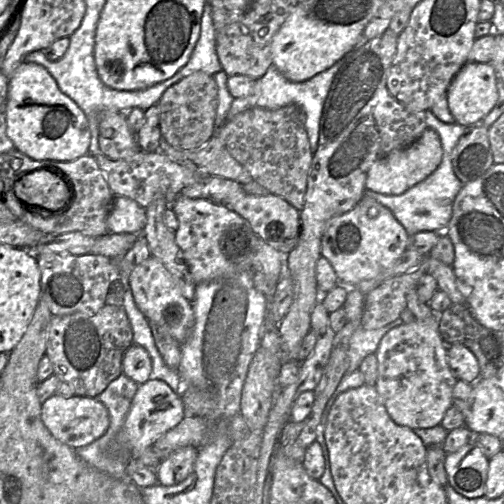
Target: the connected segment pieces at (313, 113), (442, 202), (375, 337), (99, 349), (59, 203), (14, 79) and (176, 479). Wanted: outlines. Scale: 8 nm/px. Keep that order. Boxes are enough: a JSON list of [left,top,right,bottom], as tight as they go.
[[224,59,344,154],[364,111,467,236],[346,317,403,374],[47,304,133,398],[15,171,69,211],[6,61,91,161],[155,446,197,486]]

